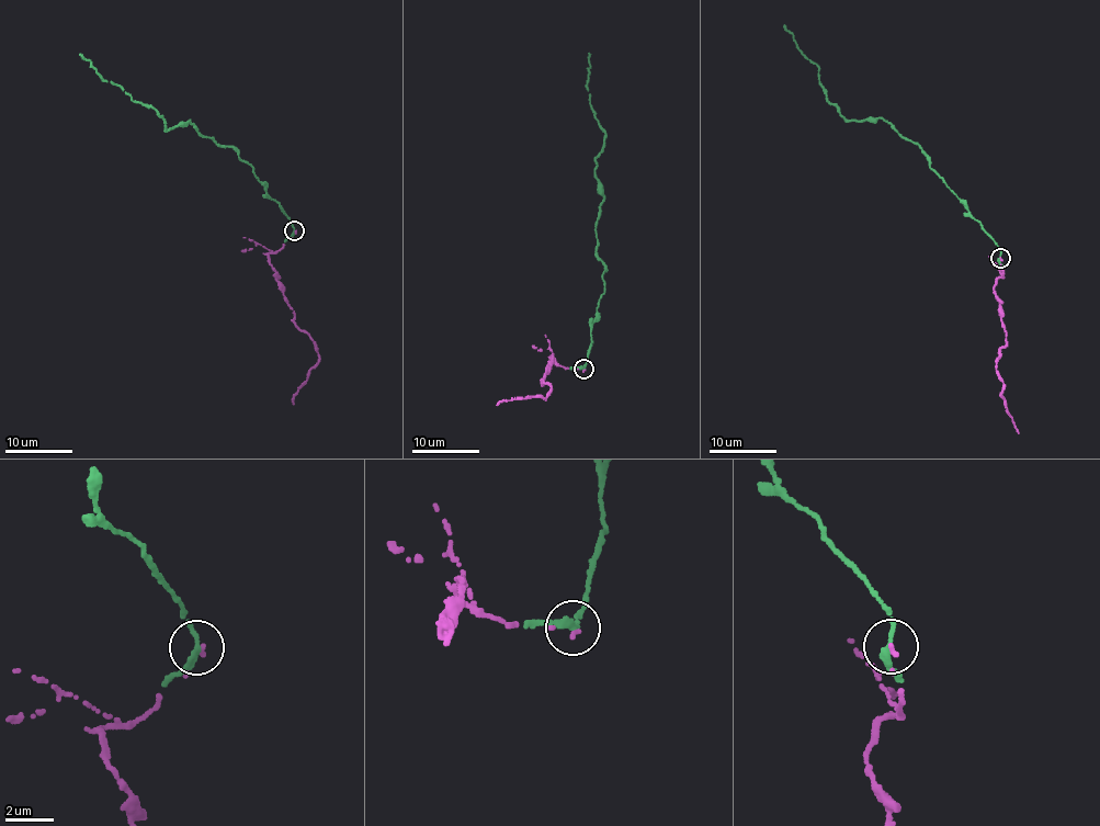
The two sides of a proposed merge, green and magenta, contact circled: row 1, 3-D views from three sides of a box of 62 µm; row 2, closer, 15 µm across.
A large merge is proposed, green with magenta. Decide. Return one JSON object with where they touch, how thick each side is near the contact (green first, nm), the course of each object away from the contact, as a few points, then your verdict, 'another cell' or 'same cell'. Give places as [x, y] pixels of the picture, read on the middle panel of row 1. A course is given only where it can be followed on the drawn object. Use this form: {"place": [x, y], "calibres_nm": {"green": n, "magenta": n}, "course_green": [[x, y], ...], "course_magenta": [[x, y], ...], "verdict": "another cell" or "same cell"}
{"place": [583, 369], "calibres_nm": {"green": 240, "magenta": 150}, "course_green": [[583, 369], [607, 271], [597, 256], [596, 226], [603, 201], [594, 170], [605, 137], [590, 105], [588, 53]], "course_magenta": [[583, 370], [562, 366], [551, 357], [542, 380], [550, 383], [547, 397], [512, 398], [496, 405]], "verdict": "same cell"}

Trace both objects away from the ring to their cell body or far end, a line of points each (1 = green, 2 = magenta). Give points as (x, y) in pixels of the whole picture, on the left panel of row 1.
1: (294, 232), (239, 153), (201, 136), (191, 121), (166, 129), (158, 113), (106, 82), (79, 54)
2: (295, 232), (279, 249), (267, 252), (294, 325), (307, 334), (318, 352), (317, 364), (293, 404)

